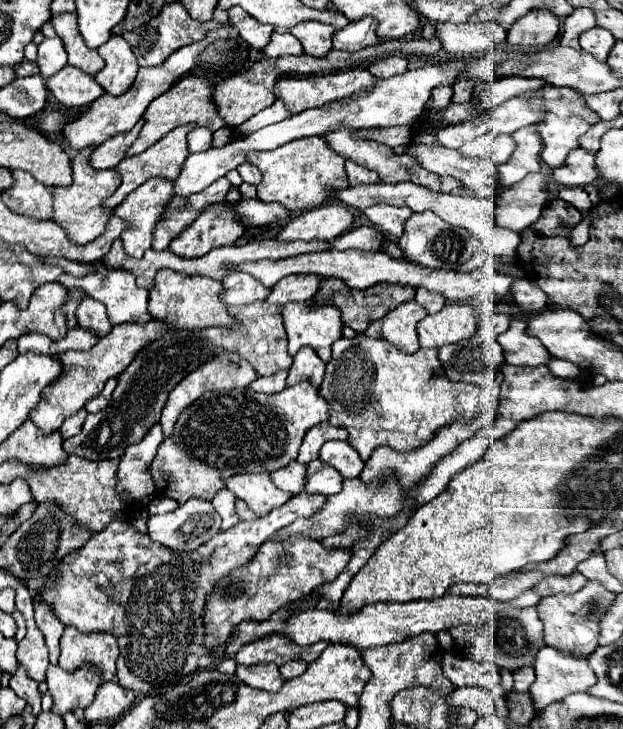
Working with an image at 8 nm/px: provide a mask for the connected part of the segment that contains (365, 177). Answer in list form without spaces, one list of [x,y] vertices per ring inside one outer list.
[[[347,160],[347,174],[349,174],[349,184],[357,186],[357,184],[371,184],[377,182],[379,176],[359,164],[355,164],[353,160]]]

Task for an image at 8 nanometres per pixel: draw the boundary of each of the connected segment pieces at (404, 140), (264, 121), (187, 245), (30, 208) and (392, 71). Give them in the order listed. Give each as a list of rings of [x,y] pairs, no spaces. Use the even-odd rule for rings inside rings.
[[[393,126],[393,128],[369,128],[369,130],[357,130],[355,134],[357,138],[371,138],[377,140],[385,146],[401,146],[401,144],[409,144],[411,140],[411,132],[407,126]]]
[[[277,98],[275,104],[271,104],[271,106],[265,108],[263,112],[259,112],[259,114],[255,114],[253,118],[249,118],[247,122],[243,122],[243,124],[237,128],[237,136],[239,136],[239,134],[241,134],[241,136],[247,136],[247,134],[251,134],[251,132],[255,132],[255,130],[259,130],[259,128],[263,128],[263,126],[277,124],[277,122],[289,118],[289,116],[291,116],[291,112],[285,108],[285,102],[283,102],[281,98]]]
[[[213,204],[171,240],[169,250],[181,258],[197,258],[217,246],[233,244],[243,232],[245,230],[225,204]]]
[[[23,170],[13,172],[15,184],[3,192],[3,202],[9,210],[37,220],[53,218],[53,194],[43,184],[37,184],[31,174]]]
[[[387,56],[381,60],[373,60],[369,64],[369,72],[377,78],[389,78],[389,76],[401,74],[405,72],[405,68],[407,68],[407,60],[401,56]]]

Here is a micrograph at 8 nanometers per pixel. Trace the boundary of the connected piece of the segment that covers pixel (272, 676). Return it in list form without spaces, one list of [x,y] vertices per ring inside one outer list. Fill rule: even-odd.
[[[257,664],[257,666],[237,666],[235,672],[247,686],[277,692],[283,686],[283,676],[275,664]]]

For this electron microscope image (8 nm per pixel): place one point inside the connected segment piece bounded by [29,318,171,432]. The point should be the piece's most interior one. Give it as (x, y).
(84, 371)

